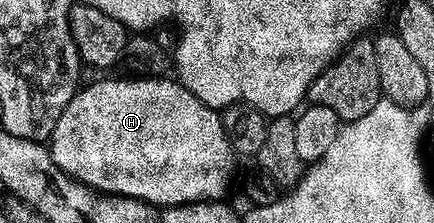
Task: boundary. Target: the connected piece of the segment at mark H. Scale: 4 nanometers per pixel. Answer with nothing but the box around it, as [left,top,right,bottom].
[50,76,238,205]

